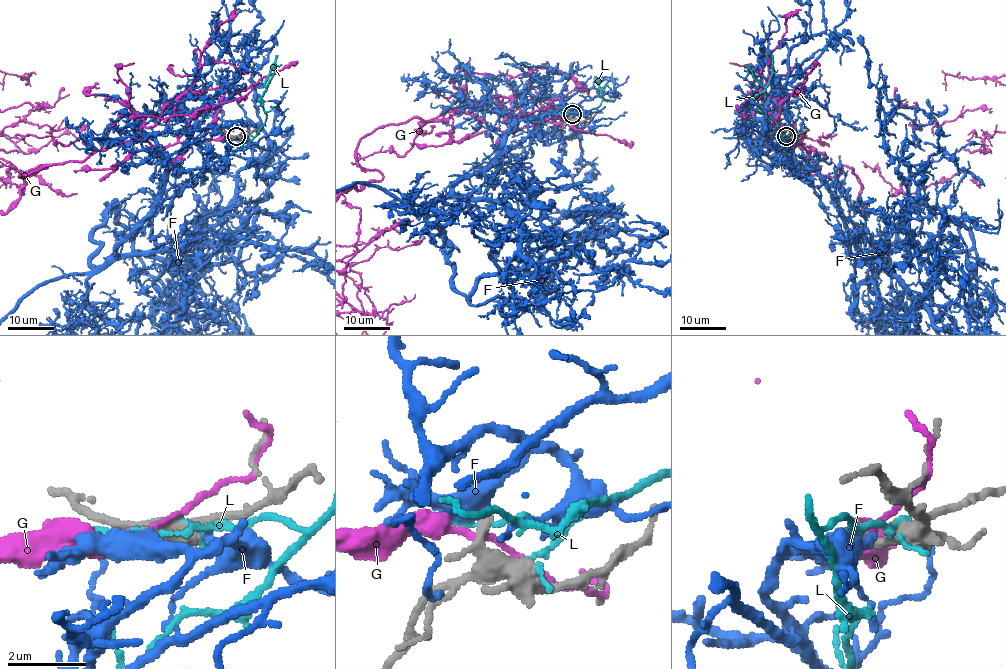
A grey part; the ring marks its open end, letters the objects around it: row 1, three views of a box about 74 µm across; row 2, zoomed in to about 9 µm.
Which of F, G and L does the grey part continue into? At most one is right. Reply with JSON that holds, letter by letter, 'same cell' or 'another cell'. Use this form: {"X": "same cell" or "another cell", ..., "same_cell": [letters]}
{"F": "same cell", "G": "another cell", "L": "another cell", "same_cell": ["F"]}

